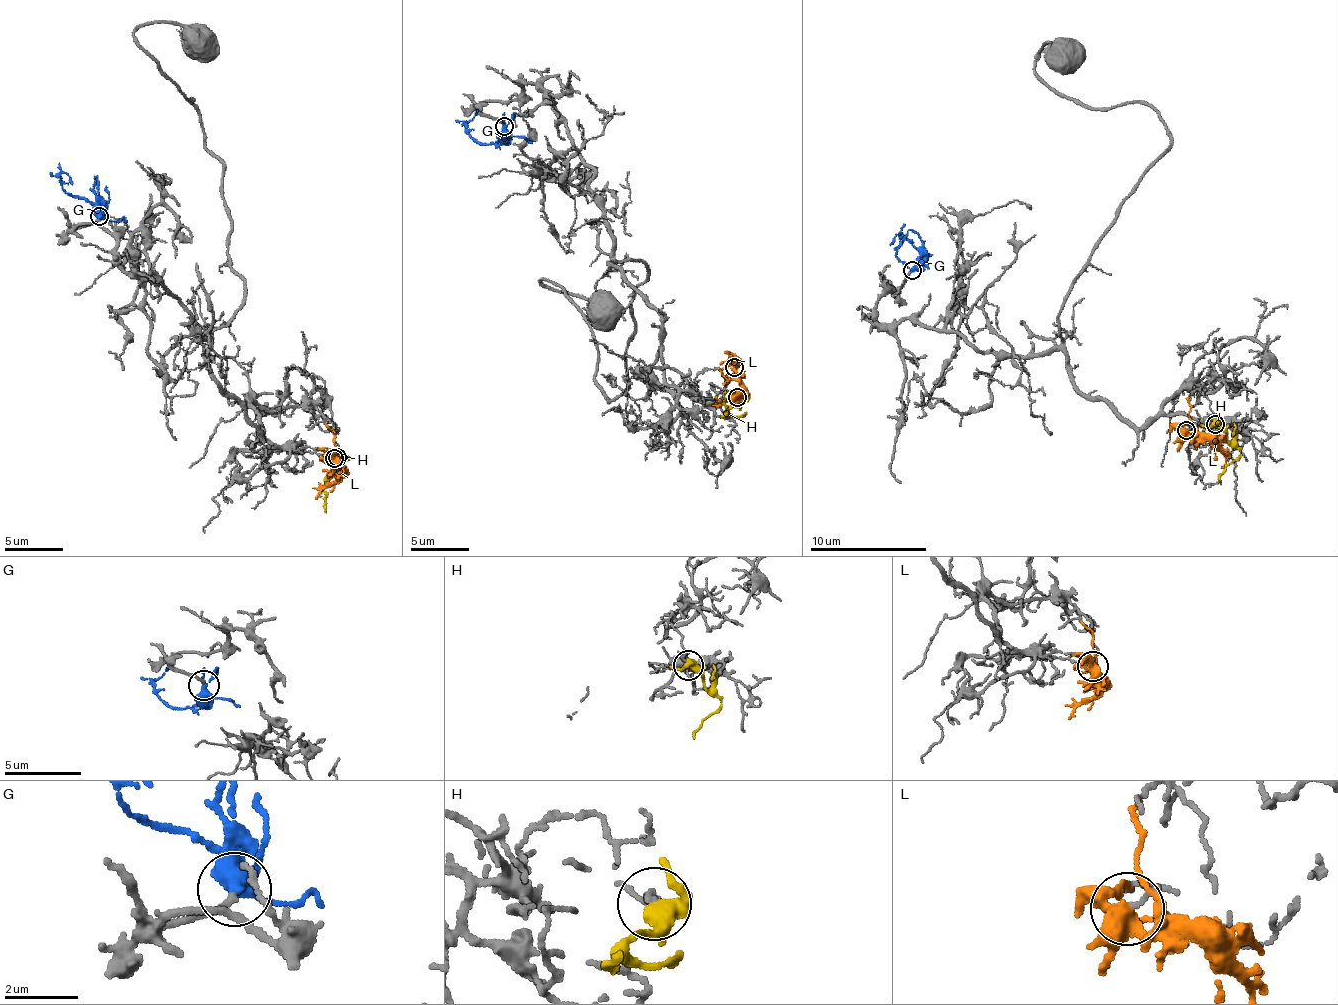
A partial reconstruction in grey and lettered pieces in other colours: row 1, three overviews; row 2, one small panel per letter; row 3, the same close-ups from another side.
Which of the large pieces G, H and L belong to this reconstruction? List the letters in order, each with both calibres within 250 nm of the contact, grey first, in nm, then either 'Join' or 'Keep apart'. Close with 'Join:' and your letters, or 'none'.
G: Thickness 190 nm (grey) against 320 nm. Join
H: Thickness 140 nm (grey) against 460 nm. Keep apart
L: Thickness 130 nm (grey) against 360 nm. Keep apart
Join: G

